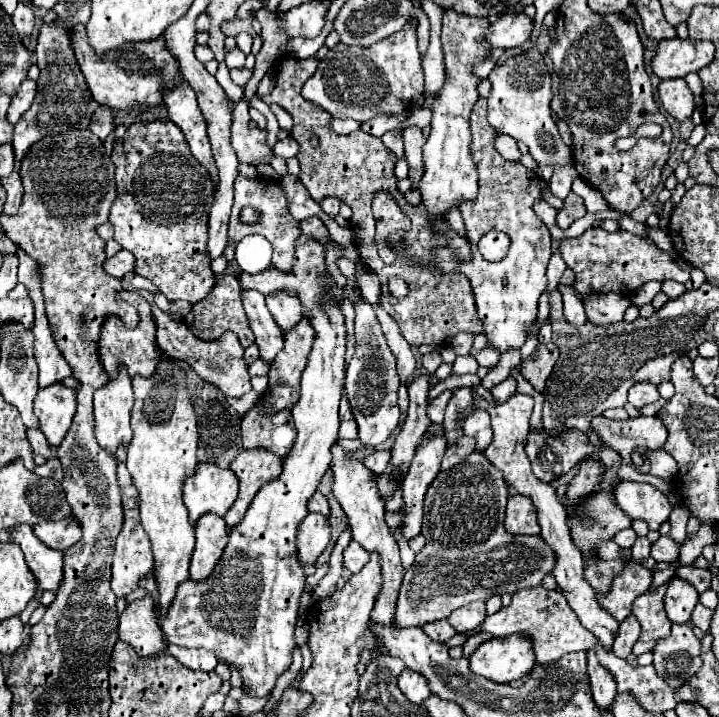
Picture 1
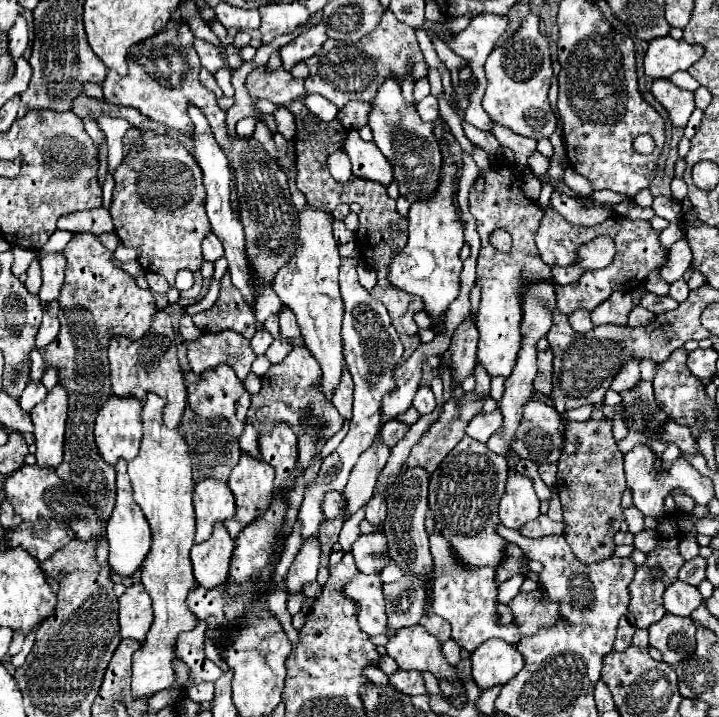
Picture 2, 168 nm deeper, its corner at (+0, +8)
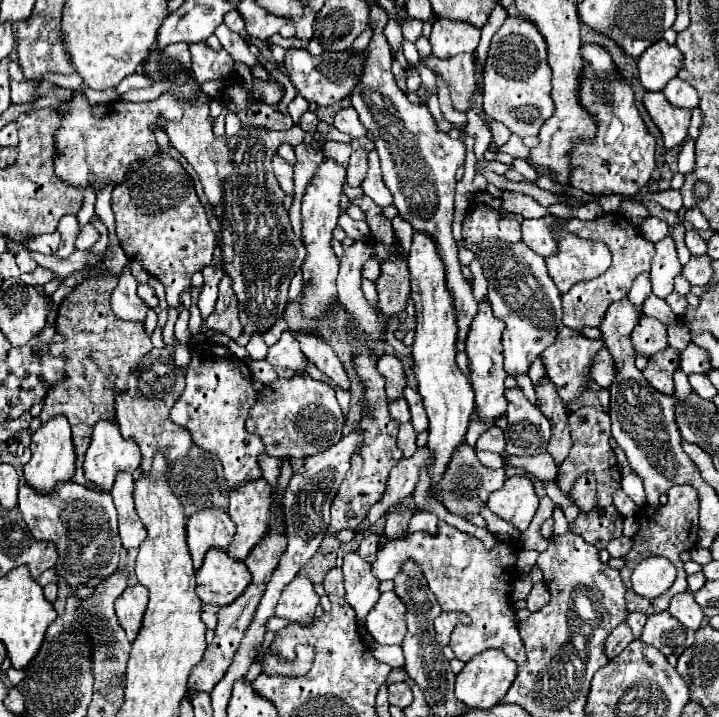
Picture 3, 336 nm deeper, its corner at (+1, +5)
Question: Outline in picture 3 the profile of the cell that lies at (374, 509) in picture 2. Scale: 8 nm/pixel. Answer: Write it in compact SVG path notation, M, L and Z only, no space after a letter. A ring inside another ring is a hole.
M368 533L362 543L360 543L360 549L358 549L358 555L370 563L370 559L374 559L374 553L376 553L376 547L378 547L378 541L380 541L380 533Z

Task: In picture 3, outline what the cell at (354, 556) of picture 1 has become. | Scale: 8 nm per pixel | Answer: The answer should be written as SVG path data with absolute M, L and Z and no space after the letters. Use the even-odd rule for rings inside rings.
M440 521L434 535L418 531L408 539L386 541L384 545L378 545L378 553L372 563L372 575L380 581L394 579L402 561L408 557L422 567L442 611L460 611L472 617L470 625L458 625L450 635L450 647L460 661L470 661L474 655L490 647L498 647L504 649L504 653L518 665L524 663L526 653L510 605L512 581L516 579L516 547L500 543L488 551L476 537Z

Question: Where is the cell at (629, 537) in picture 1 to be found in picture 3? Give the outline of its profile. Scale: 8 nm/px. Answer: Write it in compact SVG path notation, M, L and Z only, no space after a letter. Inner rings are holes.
M618 537L618 539L614 539L614 541L610 541L608 543L608 553L612 555L612 557L624 557L630 549L632 549L632 539L630 537Z

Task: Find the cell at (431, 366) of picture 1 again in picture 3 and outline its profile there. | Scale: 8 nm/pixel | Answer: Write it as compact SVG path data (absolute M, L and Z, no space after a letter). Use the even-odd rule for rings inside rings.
M382 355L378 359L378 373L386 379L388 403L398 401L402 397L404 389L408 387L408 377L406 377L406 371L404 371L400 359L396 359L394 355Z

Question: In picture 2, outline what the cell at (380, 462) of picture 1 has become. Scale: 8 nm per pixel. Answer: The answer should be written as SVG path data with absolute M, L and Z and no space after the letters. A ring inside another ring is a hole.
M391 420L391 422L387 422L387 424L383 426L381 440L383 440L389 448L393 448L401 438L405 438L407 432L409 432L409 426L407 426L405 422L401 422L401 420Z

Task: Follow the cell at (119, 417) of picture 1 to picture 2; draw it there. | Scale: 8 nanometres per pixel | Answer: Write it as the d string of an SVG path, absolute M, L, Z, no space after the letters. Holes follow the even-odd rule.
M111 396L99 410L95 422L95 444L101 458L115 466L117 460L131 462L141 444L141 402L137 398Z

